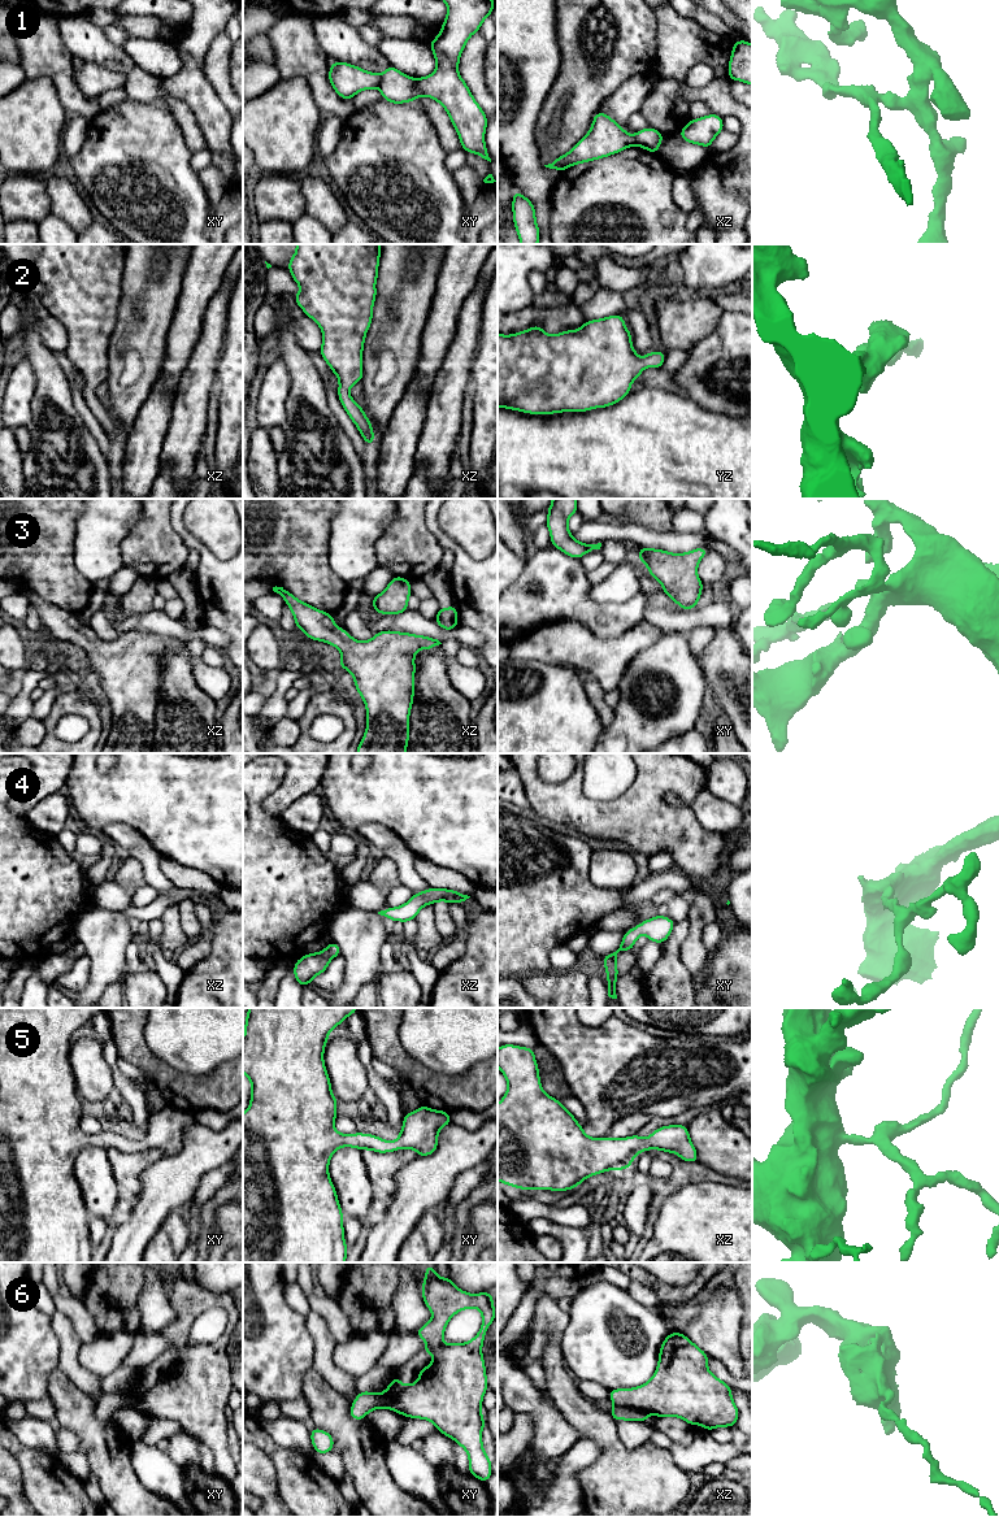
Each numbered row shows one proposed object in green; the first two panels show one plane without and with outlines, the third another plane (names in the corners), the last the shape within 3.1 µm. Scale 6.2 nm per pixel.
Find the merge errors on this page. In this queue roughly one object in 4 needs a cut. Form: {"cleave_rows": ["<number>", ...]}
{"cleave_rows": ["1", "6"]}

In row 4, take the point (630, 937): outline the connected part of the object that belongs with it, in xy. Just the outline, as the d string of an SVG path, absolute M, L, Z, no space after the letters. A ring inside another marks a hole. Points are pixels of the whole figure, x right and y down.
M659 914L656 917L646 920L638 926L630 930L626 930L622 938L622 942L620 944L620 948L616 952L603 956L603 964L608 977L607 988L608 988L609 997L617 999L617 995L616 995L616 981L618 977L617 953L620 951L633 949L640 934L646 935L650 939L650 942L656 942L663 944L672 934L674 923L676 922L673 920Z

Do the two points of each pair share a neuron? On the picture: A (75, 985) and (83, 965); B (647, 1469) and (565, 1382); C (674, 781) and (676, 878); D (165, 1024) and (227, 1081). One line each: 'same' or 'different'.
A: same
B: same
C: different
D: different

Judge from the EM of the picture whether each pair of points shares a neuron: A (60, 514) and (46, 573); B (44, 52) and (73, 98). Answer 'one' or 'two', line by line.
A: one
B: one

